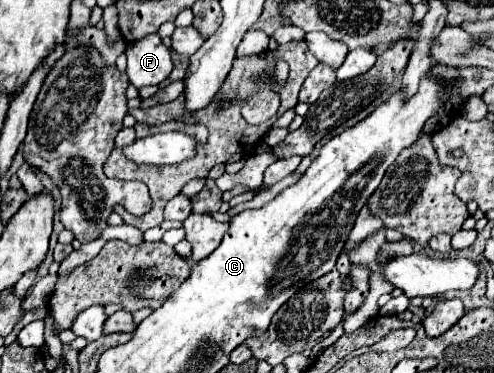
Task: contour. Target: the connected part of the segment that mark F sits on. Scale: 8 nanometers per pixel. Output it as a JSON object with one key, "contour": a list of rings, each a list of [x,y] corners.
{"contour":[[[158,35],[142,37],[140,41],[128,43],[126,55],[128,81],[138,89],[146,85],[160,85],[172,71],[170,49]]]}

